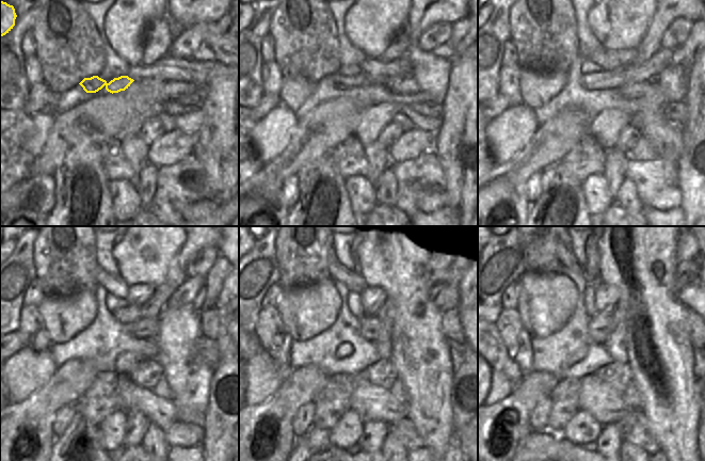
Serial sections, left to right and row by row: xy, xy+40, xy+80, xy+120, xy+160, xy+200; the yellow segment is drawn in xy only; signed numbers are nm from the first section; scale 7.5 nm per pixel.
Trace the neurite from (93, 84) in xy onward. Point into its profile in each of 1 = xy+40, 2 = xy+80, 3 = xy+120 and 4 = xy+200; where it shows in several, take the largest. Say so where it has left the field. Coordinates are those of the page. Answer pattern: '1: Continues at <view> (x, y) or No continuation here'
1: Continues at xy+40 (345, 82)
2: Continues at xy+80 (634, 72)
3: Continues at xy+120 (153, 308)
4: Continues at xy+200 (687, 272).

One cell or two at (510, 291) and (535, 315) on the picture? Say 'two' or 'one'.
two

